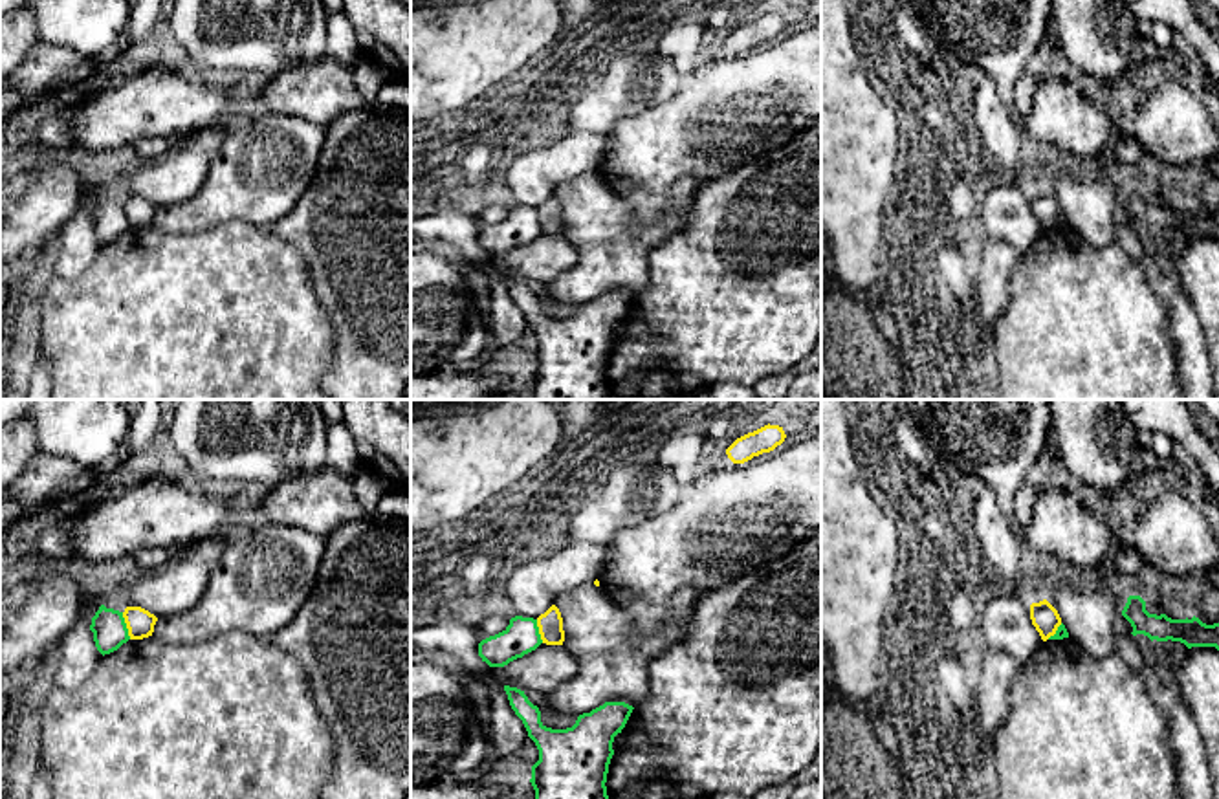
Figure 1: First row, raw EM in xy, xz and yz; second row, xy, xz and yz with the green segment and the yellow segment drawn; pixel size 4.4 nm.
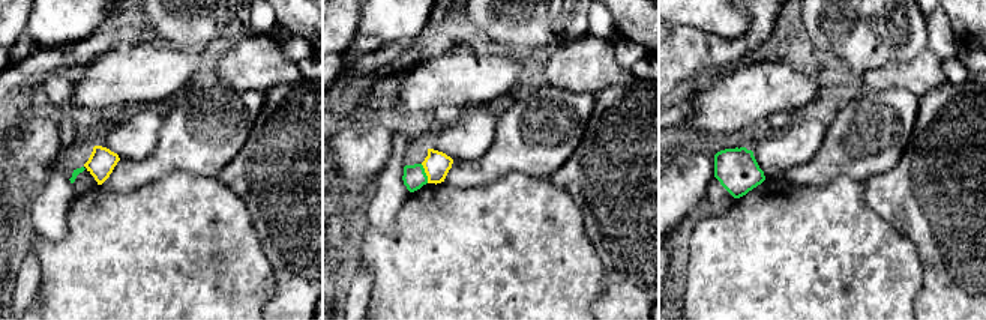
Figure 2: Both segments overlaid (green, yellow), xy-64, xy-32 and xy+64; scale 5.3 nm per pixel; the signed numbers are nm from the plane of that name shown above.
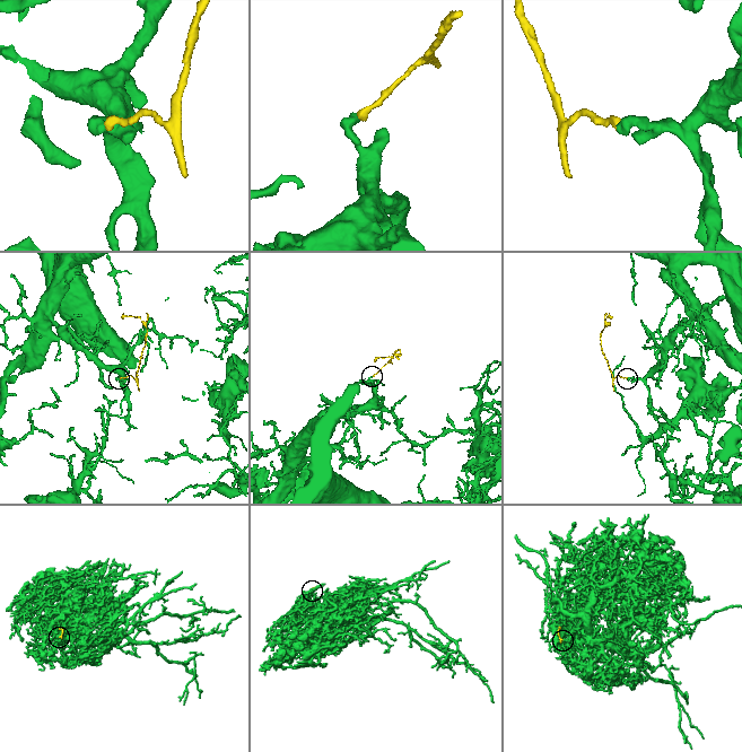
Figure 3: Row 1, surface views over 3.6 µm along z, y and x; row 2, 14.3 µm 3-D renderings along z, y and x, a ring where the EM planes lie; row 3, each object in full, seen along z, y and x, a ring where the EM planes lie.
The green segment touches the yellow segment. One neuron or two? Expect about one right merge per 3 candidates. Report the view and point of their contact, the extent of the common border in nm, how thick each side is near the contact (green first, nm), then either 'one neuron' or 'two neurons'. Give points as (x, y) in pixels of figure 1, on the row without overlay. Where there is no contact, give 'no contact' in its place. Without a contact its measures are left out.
contact xy (125, 215); length 130 nm; calibres 150 and 120 nm; two neurons

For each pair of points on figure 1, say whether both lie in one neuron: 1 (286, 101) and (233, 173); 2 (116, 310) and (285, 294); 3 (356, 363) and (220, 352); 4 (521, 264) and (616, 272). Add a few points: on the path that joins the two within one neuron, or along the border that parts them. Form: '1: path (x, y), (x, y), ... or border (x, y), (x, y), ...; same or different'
1: border (272, 110), (321, 123); different
2: path (158, 310), (230, 310), (242, 299); same
3: border (330, 319), (334, 361), (321, 380); different
4: border (563, 233), (576, 246), (580, 259), (547, 286); different

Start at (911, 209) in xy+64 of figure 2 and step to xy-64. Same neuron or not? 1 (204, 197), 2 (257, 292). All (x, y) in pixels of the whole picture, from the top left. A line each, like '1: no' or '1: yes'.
1: no
2: no

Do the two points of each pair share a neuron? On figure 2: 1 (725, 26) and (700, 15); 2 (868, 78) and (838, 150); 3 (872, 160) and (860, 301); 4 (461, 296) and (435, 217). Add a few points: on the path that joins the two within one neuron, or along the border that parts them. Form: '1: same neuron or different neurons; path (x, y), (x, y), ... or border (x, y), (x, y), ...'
1: same neuron; path (719, 20), (715, 15), (706, 15)
2: different neurons; border (865, 86), (899, 89)
3: different neurons; border (862, 179), (836, 178), (827, 185)
4: same neuron; path (461, 277), (461, 257), (446, 236)

